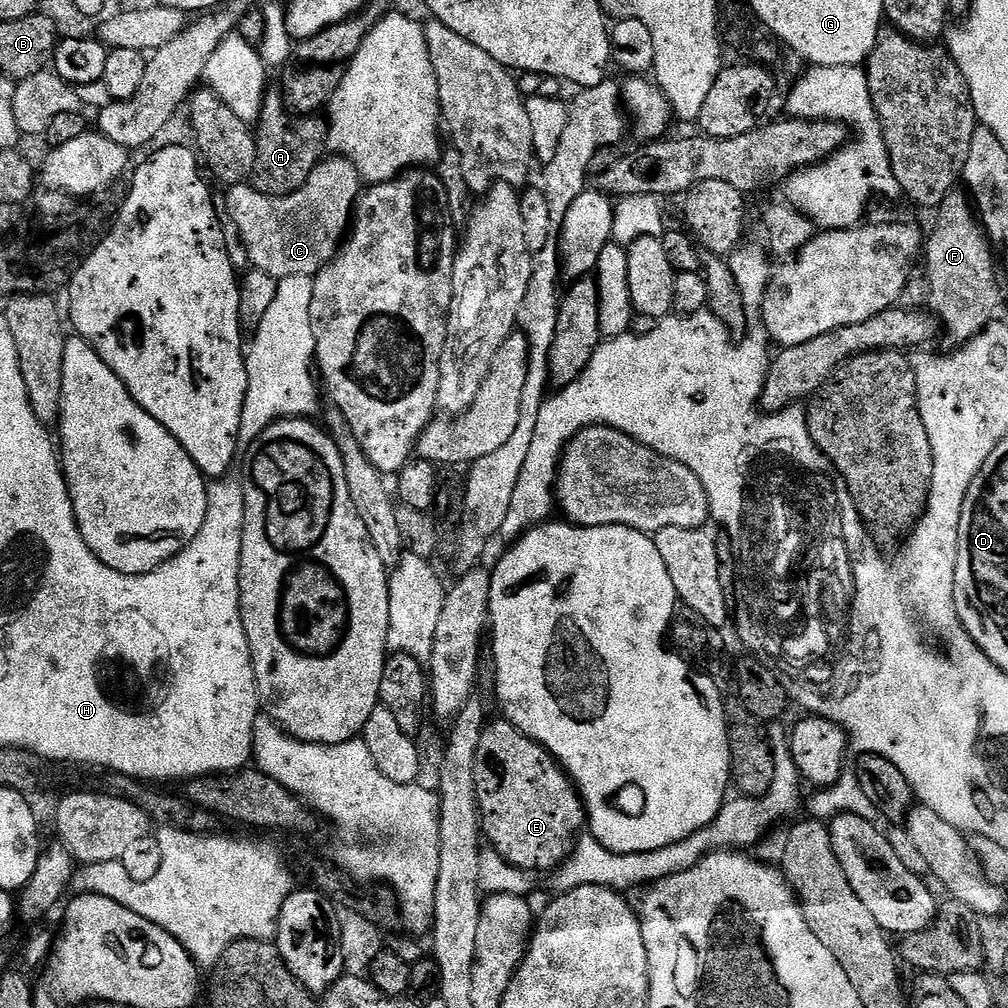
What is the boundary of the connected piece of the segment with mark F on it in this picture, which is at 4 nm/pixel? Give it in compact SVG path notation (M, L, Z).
M963 191L948 192L936 209L935 216L934 233L929 238L927 235L922 252L923 263L926 262L924 275L930 282L928 308L942 325L947 347L963 347L995 319L994 314L1000 304L1000 286L996 280L996 266L992 254L994 248L979 223L970 198Z

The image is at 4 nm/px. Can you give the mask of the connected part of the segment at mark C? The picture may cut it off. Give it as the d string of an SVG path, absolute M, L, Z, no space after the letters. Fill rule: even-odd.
M325 158L294 194L267 196L248 182L231 185L227 189L226 216L234 222L253 269L275 276L278 281L291 276L314 278L340 251L361 191L356 165L343 158Z

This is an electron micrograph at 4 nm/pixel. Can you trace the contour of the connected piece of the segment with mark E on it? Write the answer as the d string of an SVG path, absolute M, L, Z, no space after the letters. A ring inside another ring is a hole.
M497 718L496 721L485 723L484 733L478 742L478 754L474 758L474 786L476 787L476 802L480 809L480 822L482 825L482 836L485 841L490 843L491 851L496 852L507 864L512 864L515 868L520 868L522 871L535 874L535 872L551 873L553 870L563 864L567 856L571 856L572 849L576 847L578 837L585 831L586 828L586 809L584 801L580 799L579 791L572 779L568 776L560 766L560 761L552 756L538 742L534 742L526 734L522 734L515 726L508 723L503 718Z

